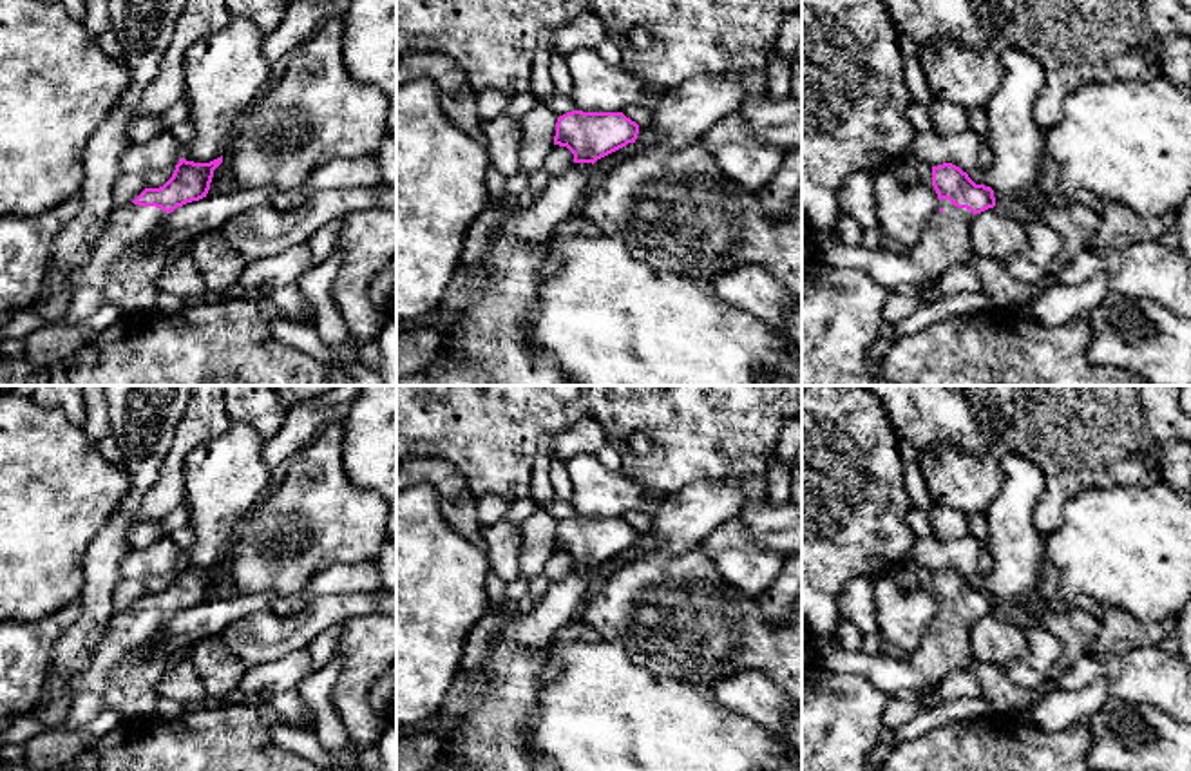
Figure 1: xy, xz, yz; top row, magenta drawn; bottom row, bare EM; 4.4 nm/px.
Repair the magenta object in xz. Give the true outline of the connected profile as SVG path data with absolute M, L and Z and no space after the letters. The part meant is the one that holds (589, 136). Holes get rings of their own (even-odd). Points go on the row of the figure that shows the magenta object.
M572 110L557 118L554 145L567 147L574 163L597 159L635 143L639 125L623 112Z

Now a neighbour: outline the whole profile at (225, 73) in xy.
M232 16L224 29L186 49L183 103L195 138L183 159L210 163L221 157L235 121L272 85L272 65L262 56L264 36L255 24Z

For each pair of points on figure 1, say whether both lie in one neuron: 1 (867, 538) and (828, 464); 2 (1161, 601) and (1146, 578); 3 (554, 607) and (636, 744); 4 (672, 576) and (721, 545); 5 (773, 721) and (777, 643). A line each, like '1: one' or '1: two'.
1: one
2: one
3: two
4: two
5: two

